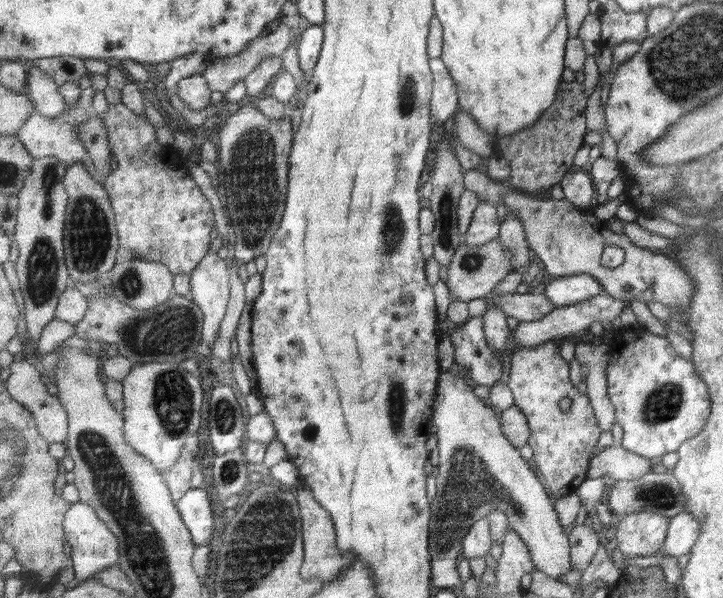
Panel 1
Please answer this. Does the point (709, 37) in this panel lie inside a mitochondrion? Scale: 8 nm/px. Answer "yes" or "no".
yes

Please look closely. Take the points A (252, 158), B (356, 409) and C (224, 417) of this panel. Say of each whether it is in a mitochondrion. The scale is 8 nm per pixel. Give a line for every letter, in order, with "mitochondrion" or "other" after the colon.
A: mitochondrion
B: other
C: mitochondrion

